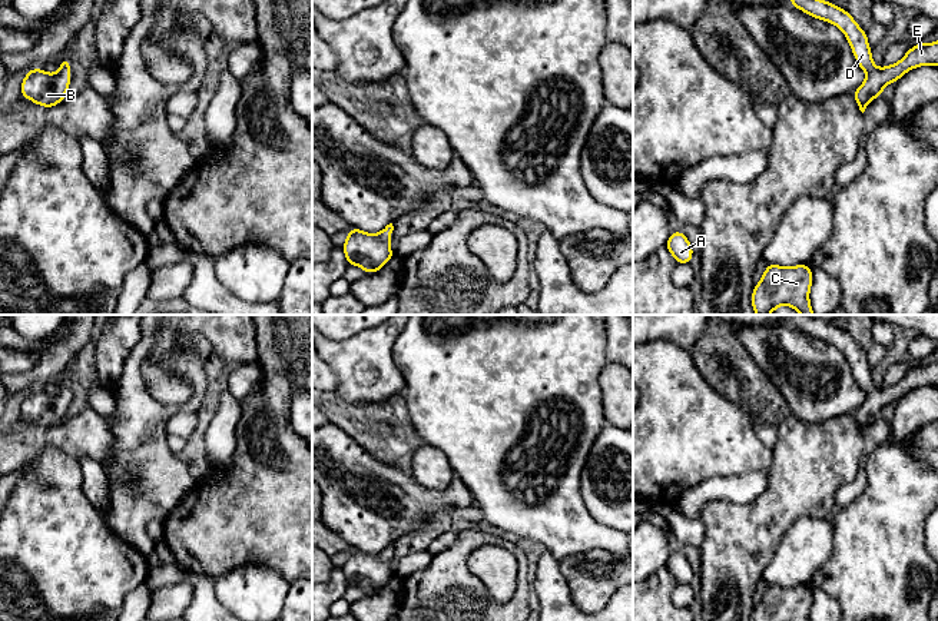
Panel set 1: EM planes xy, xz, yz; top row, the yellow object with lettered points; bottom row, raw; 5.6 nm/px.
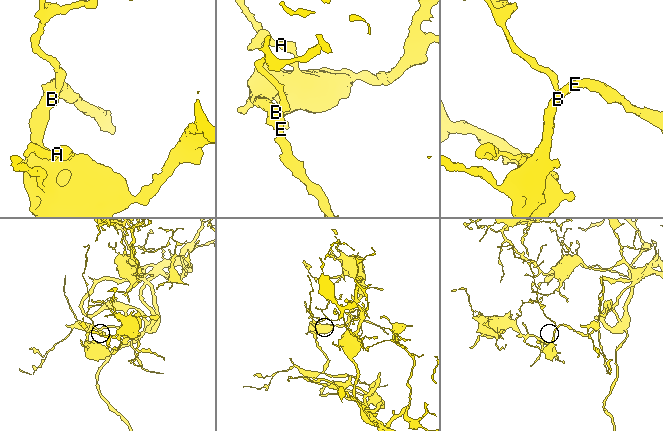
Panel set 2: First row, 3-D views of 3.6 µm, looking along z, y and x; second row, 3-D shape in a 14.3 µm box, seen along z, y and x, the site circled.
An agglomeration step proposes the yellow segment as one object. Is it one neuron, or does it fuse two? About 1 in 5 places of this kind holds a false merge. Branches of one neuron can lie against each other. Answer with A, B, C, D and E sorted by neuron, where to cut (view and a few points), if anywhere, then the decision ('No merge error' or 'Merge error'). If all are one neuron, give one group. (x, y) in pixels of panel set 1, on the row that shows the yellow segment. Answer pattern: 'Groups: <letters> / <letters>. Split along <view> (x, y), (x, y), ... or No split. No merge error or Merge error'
Groups: A B C D E. No split. No merge error

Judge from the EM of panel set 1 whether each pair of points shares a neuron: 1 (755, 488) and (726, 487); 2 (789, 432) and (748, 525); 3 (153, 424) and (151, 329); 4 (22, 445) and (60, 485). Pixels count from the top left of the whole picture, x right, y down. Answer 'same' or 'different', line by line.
1: same
2: same
3: same
4: different

